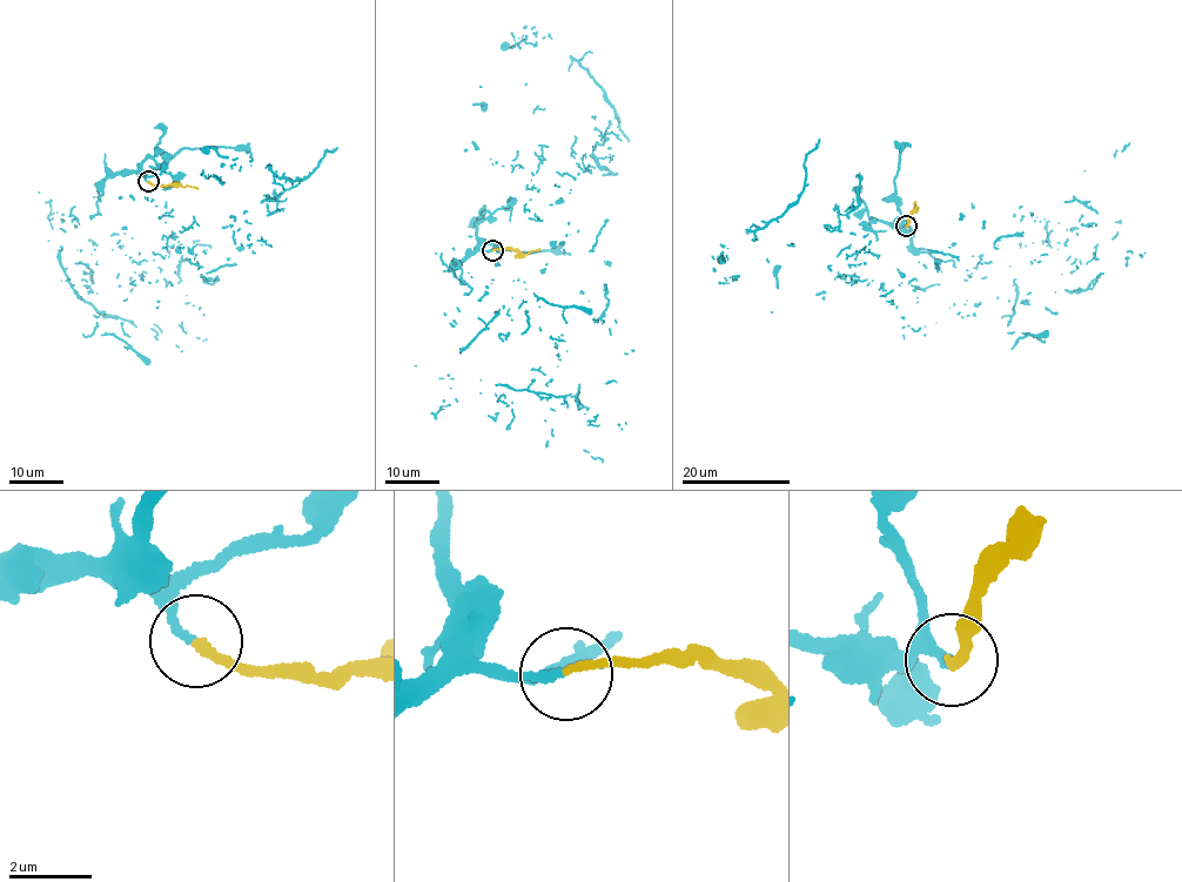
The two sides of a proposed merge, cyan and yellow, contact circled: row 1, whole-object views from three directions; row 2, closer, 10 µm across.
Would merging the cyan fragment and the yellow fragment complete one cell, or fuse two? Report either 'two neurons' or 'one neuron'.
one neuron

